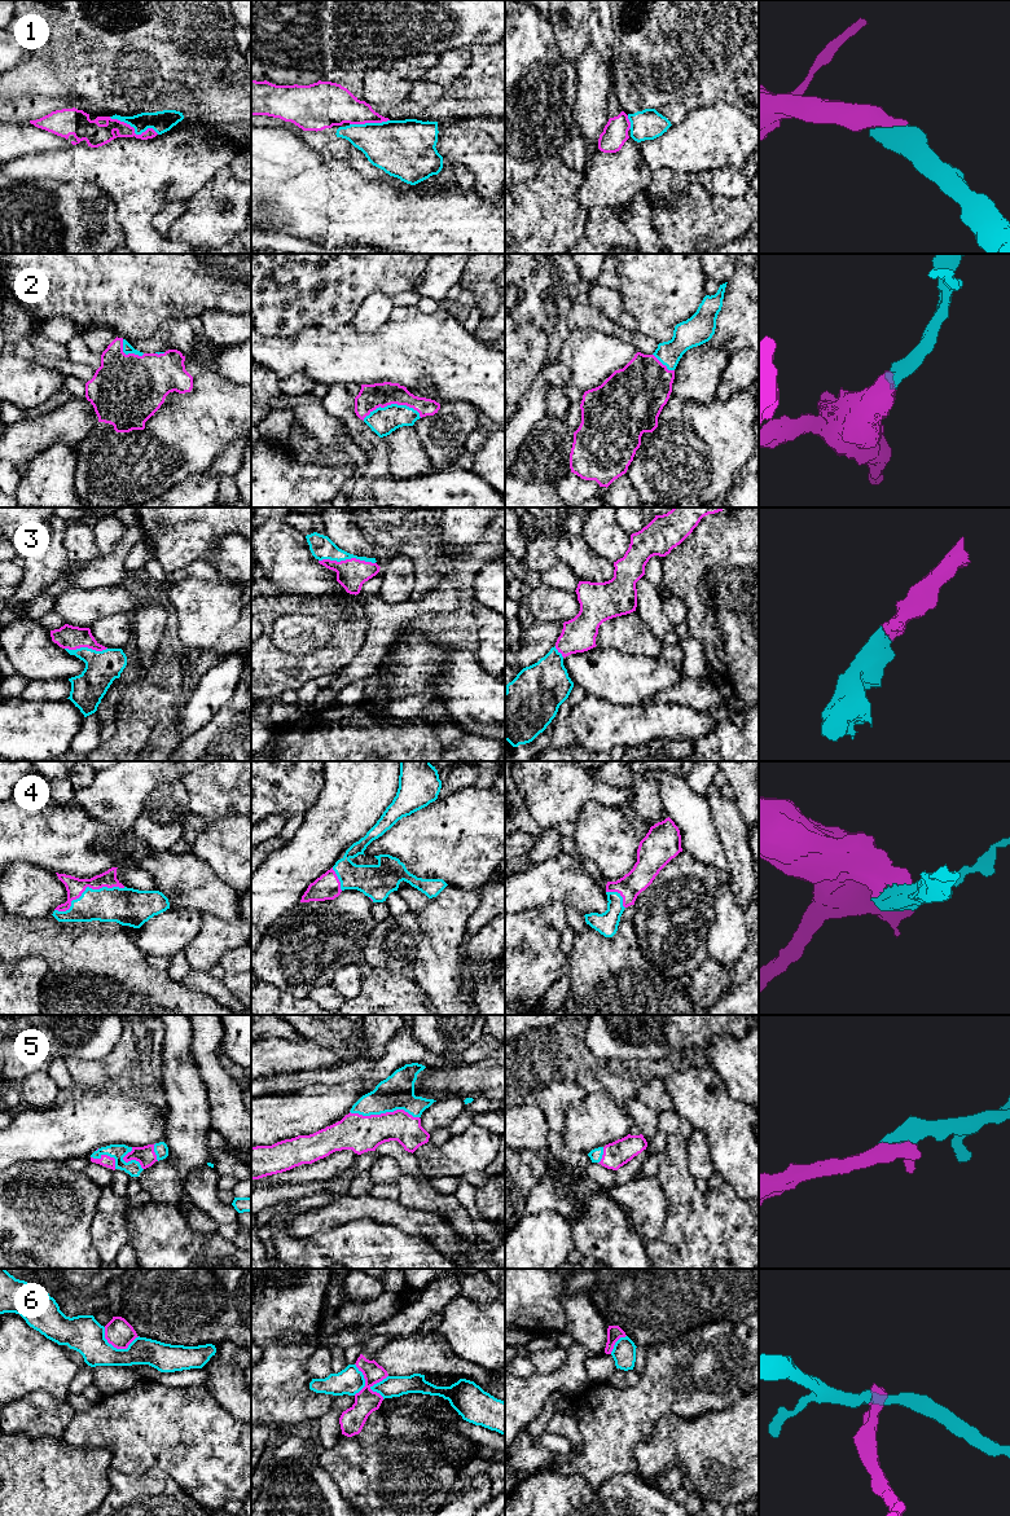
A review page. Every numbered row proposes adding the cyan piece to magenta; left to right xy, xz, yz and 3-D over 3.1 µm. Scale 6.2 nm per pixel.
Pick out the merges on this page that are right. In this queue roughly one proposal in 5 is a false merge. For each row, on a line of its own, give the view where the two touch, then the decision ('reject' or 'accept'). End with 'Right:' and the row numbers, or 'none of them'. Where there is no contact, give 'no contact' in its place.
1: xy | accept
2: xz | accept
3: xz | accept
4: xy | accept
5: xz | accept
6: xy | reject
Right: 1, 2, 3, 4, 5

